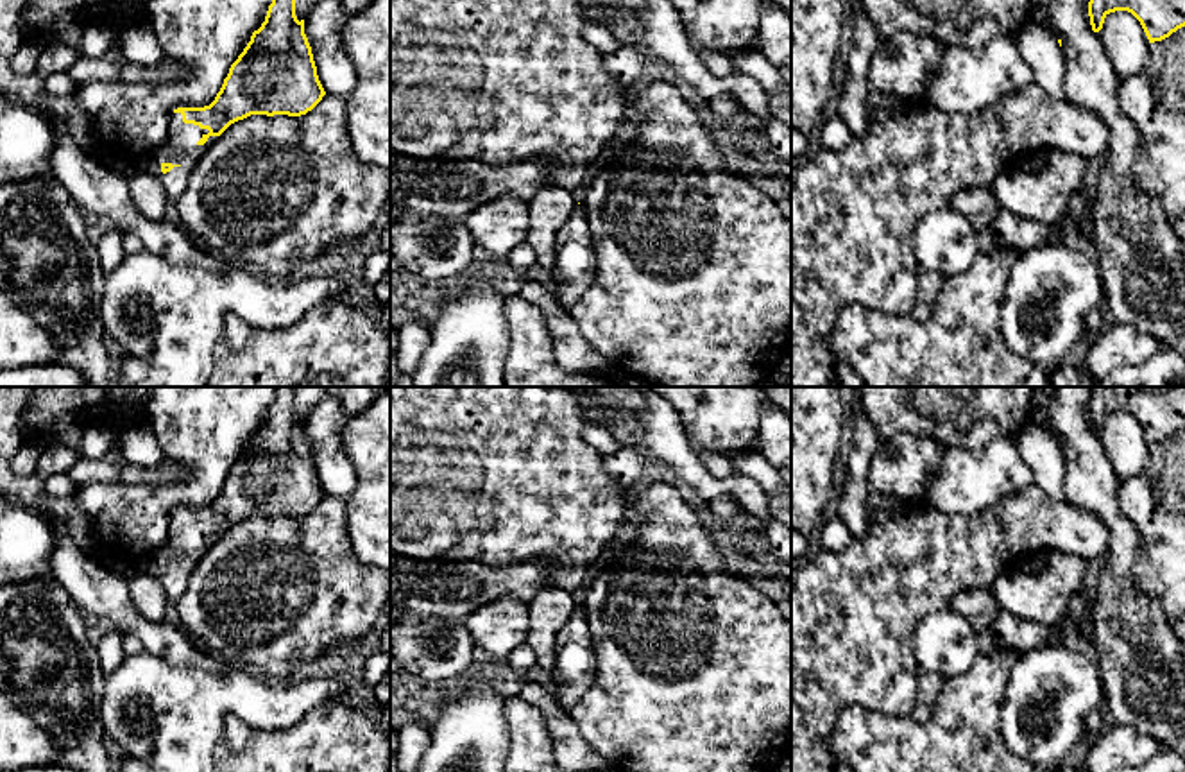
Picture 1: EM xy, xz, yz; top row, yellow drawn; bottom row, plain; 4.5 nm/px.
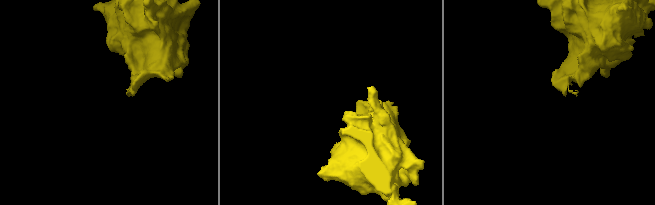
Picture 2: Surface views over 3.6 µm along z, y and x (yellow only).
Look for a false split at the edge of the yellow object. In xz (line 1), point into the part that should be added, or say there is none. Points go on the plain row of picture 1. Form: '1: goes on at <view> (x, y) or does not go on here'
1: does not go on here

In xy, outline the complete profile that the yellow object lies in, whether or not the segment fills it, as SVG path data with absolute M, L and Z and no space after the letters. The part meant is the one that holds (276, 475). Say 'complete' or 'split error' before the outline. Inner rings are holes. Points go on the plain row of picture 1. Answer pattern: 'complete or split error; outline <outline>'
split error; outline M276 387L265 423L252 433L251 442L231 466L215 502L204 509L174 510L166 543L138 562L161 584L168 604L175 604L184 595L199 561L231 525L251 516L301 518L311 512L324 496L311 448L304 435L304 421L299 423L295 417L294 387Z

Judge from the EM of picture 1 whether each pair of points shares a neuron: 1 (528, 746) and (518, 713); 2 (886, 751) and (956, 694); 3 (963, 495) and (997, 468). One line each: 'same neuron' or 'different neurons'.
1: same neuron
2: same neuron
3: same neuron

